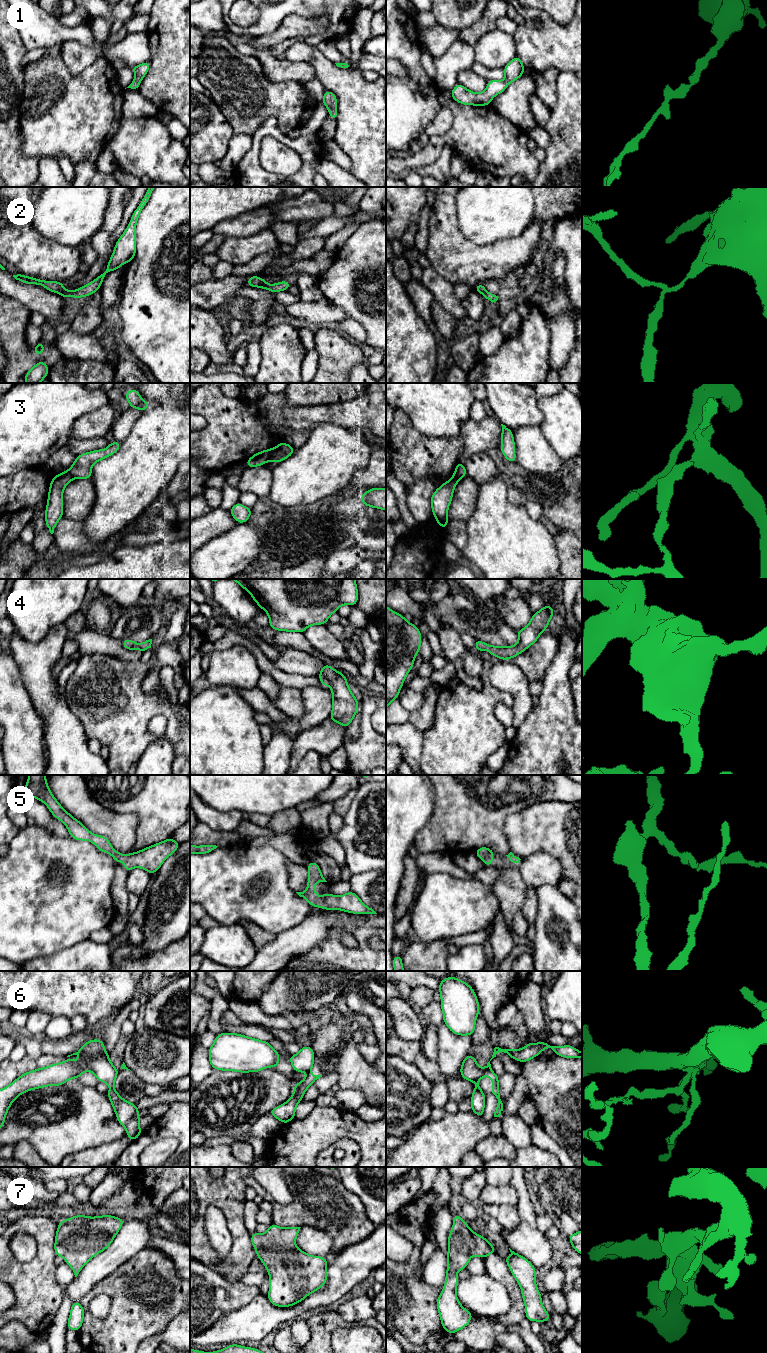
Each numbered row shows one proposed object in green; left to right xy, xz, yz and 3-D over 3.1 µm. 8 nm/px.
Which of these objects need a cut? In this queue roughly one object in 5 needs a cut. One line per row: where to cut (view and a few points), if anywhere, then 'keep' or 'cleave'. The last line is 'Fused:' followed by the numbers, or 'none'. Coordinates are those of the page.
1: no cut | keep
2: xz (265, 282), (258, 286) | cleave
3: xz (274, 448), (267, 460) | cleave
4: no cut | keep
5: no cut | keep
6: yz (483, 1069), (484, 1074) | cleave
7: no cut | keep
Fused: 2, 3, 6

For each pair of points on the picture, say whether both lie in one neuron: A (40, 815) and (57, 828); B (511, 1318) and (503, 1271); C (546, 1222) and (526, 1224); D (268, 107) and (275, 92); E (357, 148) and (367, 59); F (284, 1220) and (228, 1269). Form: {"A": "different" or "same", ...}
{"A": "same", "B": "same", "C": "different", "D": "same", "E": "different", "F": "different"}

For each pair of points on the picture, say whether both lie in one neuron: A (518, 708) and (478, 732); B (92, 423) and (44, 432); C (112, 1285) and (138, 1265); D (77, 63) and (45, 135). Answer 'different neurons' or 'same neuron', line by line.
A: different neurons
B: different neurons
C: same neuron
D: different neurons

